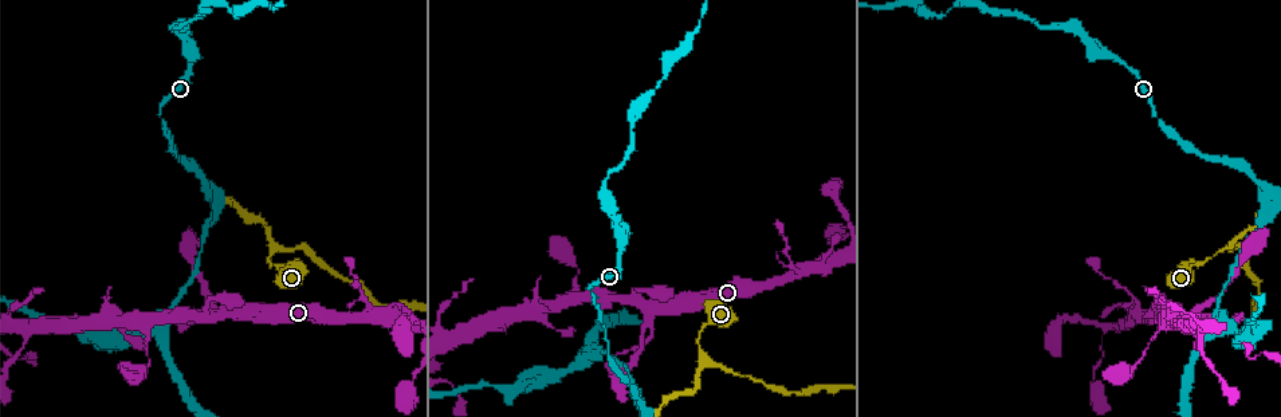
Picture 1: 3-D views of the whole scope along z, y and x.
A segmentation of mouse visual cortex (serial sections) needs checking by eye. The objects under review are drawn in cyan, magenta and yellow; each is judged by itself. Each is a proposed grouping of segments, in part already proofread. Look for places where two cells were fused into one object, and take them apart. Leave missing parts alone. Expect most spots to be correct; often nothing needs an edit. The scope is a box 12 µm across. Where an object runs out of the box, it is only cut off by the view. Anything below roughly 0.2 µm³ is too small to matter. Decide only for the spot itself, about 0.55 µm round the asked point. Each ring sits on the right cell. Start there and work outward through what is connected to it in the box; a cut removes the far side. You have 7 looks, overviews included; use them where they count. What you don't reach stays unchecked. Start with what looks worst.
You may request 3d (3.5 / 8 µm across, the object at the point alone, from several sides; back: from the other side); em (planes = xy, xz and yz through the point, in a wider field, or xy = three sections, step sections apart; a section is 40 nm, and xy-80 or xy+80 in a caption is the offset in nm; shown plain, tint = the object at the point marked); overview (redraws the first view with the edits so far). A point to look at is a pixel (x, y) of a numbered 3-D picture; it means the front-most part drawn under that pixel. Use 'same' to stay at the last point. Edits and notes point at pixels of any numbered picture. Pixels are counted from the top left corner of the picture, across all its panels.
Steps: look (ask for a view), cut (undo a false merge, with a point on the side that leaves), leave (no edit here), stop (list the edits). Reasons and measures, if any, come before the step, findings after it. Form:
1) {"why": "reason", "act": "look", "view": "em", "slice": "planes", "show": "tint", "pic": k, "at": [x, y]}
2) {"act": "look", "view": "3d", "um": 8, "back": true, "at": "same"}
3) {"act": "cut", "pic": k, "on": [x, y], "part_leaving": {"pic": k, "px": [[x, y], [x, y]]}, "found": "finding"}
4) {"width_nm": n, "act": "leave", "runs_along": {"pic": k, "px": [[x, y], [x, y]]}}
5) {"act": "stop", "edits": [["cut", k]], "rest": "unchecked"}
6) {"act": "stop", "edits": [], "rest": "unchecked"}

{"why": "thin neck", "act": "look", "view": "3d", "um": 3.5, "back": true, "pic": 1, "at": [1227, 246]}

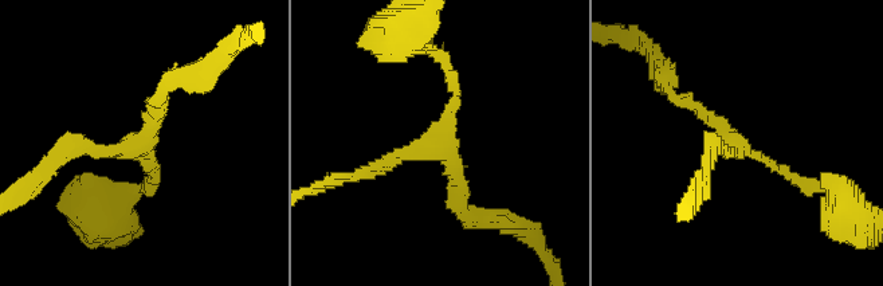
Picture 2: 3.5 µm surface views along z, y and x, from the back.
{"act": "look", "view": "em", "slice": "xy", "step": 5, "show": "tint", "pic": 2, "at": [428, 141]}

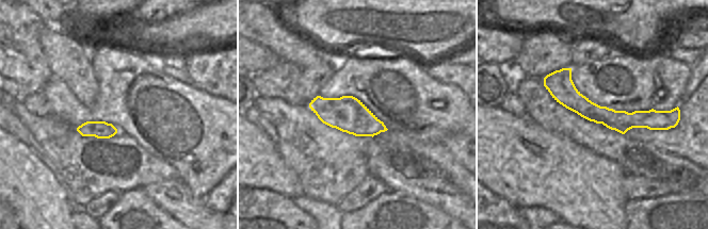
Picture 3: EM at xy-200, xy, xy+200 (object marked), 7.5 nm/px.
{"arms": 3, "arm_widths_nm": [150, 150, 200], "act": "leave", "runs_along": {"pic": 3, "px": [[546, 80], [597, 114], [662, 116]]}, "found": "one cell here"}

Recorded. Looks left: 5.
{"why": "three arms meet", "act": "look", "view": "3d", "um": 3.5, "pic": 1, "at": [222, 310]}

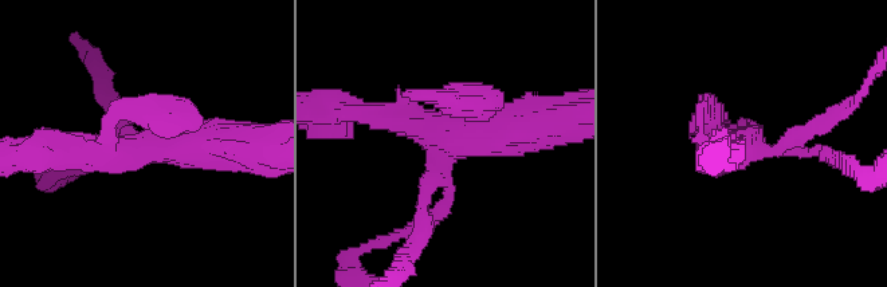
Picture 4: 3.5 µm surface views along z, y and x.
{"act": "look", "view": "em", "slice": "xy", "step": 1, "show": "tint", "pic": 4, "at": [748, 142]}

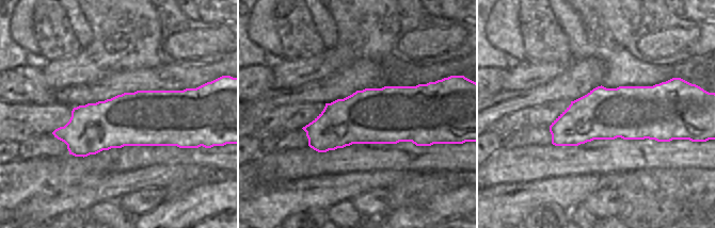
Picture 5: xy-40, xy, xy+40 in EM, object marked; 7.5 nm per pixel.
{"why": "cut it another way", "act": "look", "view": "em", "slice": "xy", "step": 2, "show": "tint", "at": "same"}

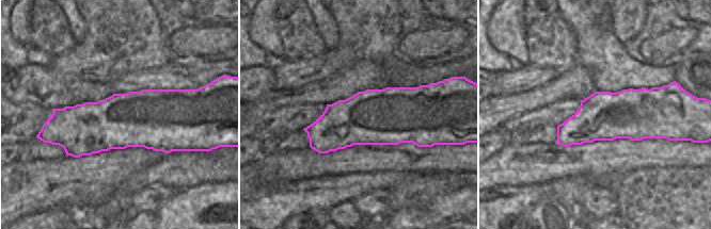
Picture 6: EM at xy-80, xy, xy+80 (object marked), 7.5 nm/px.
{"act": "leave", "runs_along": {"pic": 4, "px": [[546, 128], [451, 137], [368, 114]]}, "found": "continuous, no second cell"}

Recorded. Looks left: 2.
{"act": "stop", "edits": [], "rest": "unchecked"}

